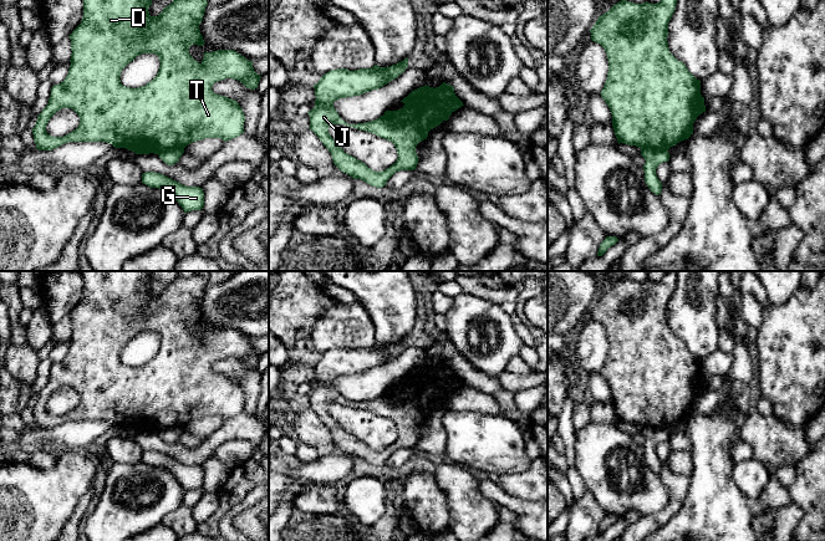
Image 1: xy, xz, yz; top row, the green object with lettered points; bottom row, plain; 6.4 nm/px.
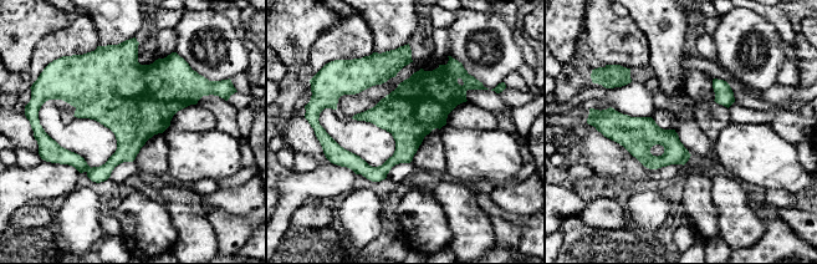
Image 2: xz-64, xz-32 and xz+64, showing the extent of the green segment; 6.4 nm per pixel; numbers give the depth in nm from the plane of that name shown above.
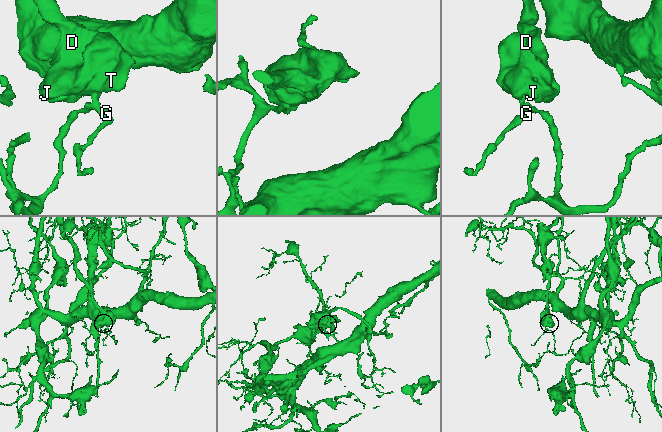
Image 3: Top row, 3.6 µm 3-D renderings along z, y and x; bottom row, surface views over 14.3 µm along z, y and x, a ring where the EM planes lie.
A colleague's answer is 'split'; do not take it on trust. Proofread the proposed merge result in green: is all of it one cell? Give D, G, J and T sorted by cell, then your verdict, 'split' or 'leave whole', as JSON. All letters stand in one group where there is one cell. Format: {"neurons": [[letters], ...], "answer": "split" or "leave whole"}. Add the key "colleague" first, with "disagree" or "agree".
{"colleague": "agree", "neurons": [["D", "J", "T"], ["G"]], "answer": "split"}

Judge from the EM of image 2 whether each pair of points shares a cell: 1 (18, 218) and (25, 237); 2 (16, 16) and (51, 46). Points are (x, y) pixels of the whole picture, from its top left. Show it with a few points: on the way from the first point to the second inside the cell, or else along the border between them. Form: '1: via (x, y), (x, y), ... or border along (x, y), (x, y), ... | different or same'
1: border along (13, 226), (45, 227) | different
2: border along (69, 24), (46, 34), (36, 44), (29, 64) | different

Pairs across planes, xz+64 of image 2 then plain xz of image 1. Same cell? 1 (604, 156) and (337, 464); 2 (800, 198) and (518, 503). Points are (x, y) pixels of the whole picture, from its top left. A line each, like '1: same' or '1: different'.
1: different
2: different

